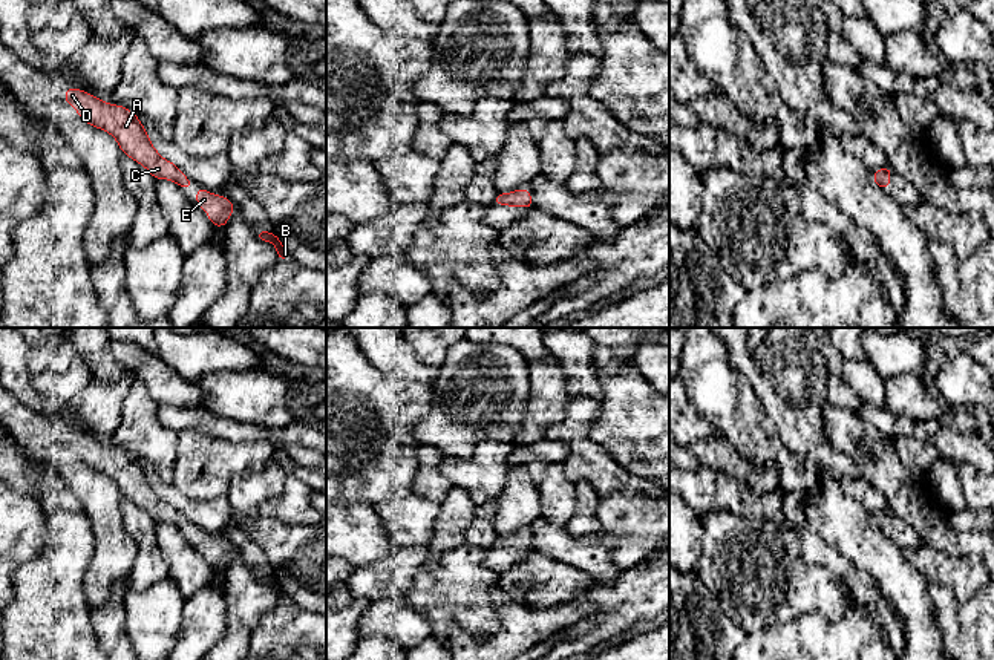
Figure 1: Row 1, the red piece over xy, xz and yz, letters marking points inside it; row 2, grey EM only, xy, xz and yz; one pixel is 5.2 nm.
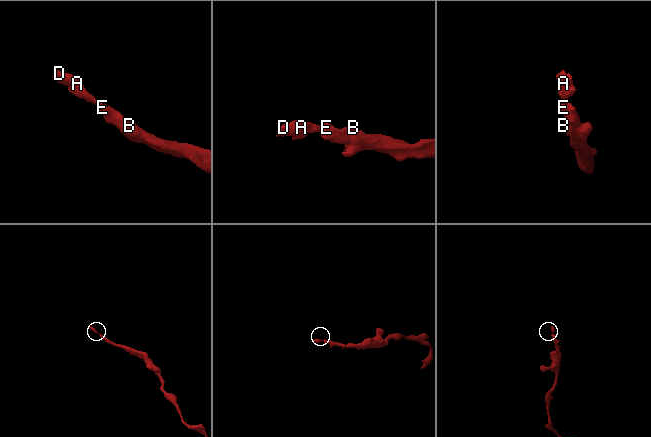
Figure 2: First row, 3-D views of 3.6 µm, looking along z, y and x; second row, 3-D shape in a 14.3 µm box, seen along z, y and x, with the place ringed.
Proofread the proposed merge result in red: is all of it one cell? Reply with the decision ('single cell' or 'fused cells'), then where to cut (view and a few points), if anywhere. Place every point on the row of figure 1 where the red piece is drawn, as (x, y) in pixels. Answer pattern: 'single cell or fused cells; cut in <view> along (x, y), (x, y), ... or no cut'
single cell; no cut

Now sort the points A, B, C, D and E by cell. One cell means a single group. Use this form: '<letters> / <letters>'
A B C D E

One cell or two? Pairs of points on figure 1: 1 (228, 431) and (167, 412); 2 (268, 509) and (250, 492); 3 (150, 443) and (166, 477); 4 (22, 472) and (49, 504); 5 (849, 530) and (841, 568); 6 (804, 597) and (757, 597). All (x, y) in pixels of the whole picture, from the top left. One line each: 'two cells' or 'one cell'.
1: one cell
2: two cells
3: one cell
4: one cell
5: two cells
6: one cell

